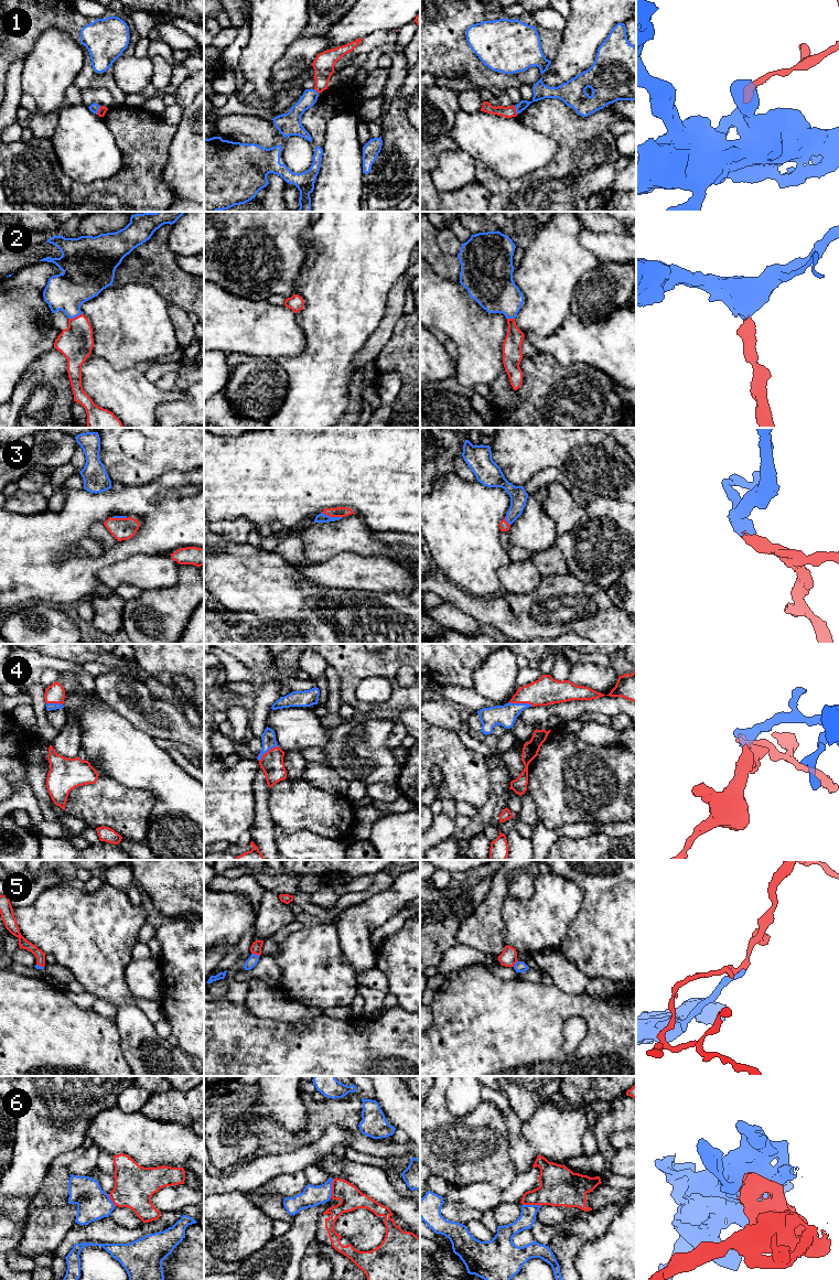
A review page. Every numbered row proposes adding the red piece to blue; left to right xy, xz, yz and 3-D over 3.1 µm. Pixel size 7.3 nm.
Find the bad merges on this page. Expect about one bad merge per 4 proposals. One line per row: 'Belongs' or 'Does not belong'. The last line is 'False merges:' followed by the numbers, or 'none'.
1: Does not belong
2: Belongs
3: Belongs
4: Belongs
5: Does not belong
6: Does not belong
False merges: 1, 5, 6

